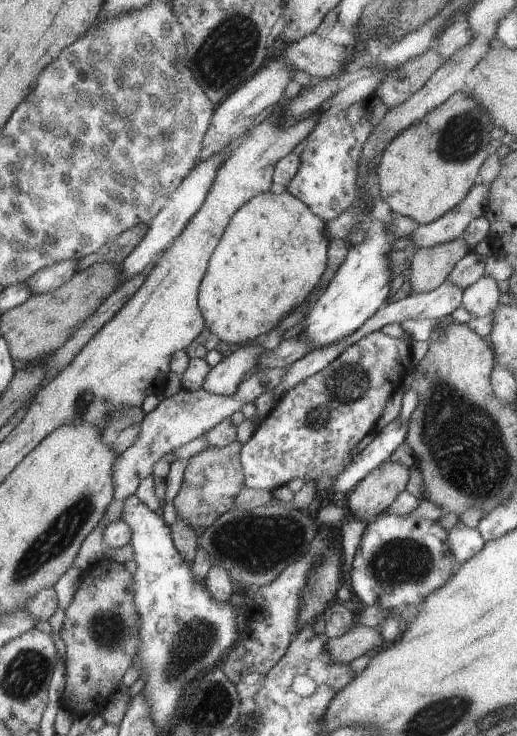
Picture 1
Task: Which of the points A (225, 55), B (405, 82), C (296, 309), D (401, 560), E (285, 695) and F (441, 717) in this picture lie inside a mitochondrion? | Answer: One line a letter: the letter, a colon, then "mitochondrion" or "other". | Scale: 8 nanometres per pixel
A: mitochondrion
B: other
C: other
D: mitochondrion
E: other
F: mitochondrion

